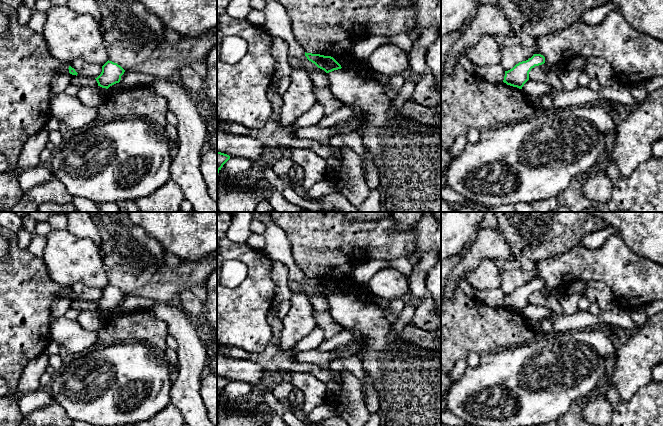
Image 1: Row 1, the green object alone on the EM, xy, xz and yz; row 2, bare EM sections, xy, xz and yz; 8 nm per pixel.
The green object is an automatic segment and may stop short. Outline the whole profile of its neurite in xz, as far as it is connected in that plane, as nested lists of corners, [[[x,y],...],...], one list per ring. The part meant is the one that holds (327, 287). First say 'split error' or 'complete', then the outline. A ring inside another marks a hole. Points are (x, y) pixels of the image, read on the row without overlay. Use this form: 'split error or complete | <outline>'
complete | [[[306,276],[305,280],[309,285],[314,287],[318,292],[324,294],[326,297],[342,292],[341,289],[331,280],[324,280]]]

